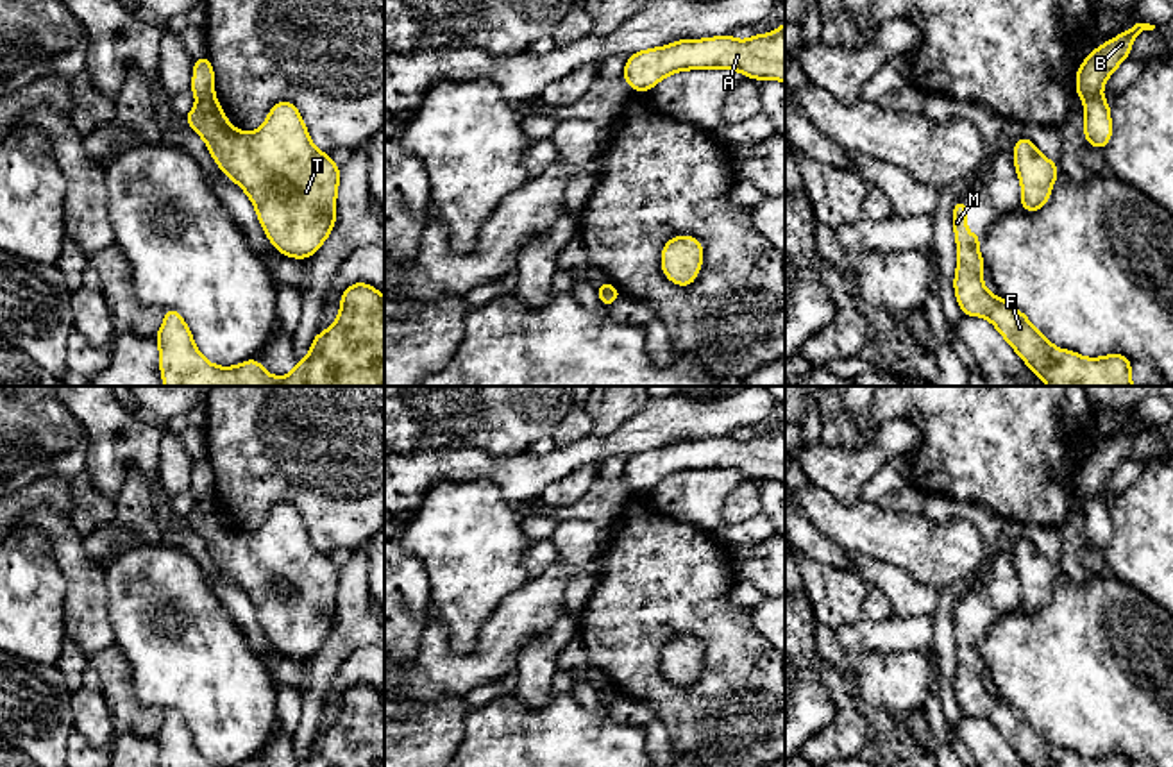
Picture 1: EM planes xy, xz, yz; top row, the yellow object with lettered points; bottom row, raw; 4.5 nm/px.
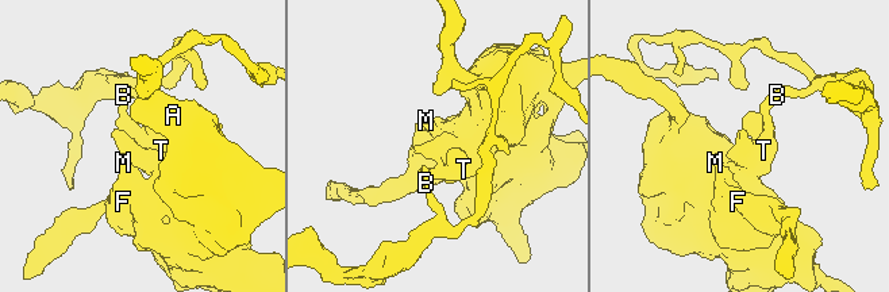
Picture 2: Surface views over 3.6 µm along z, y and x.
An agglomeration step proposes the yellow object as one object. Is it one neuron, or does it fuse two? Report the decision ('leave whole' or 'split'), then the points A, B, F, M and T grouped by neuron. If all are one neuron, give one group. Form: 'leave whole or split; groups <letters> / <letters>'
split; groups A F M T / B

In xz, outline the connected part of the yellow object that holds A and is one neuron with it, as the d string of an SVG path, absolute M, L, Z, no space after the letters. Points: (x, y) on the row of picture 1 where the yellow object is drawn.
M785 23L749 39L717 36L679 39L629 55L622 77L633 91L651 91L662 79L687 70L737 70L744 77L785 82Z

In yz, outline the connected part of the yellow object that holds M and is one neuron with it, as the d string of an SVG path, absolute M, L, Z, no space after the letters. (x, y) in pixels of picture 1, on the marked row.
M962 198L953 207L953 231L957 240L953 288L966 316L987 318L1048 386L1134 386L1132 363L1121 352L1084 358L1059 349L1032 325L1026 315L985 288L982 281L985 261L978 250L982 234L967 232L967 207Z

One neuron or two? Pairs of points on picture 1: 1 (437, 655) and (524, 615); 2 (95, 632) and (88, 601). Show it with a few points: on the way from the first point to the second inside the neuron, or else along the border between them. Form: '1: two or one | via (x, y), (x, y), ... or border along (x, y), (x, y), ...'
1: one | via (458, 662), (478, 662), (503, 637)
2: one | via (88, 624), (88, 608)

